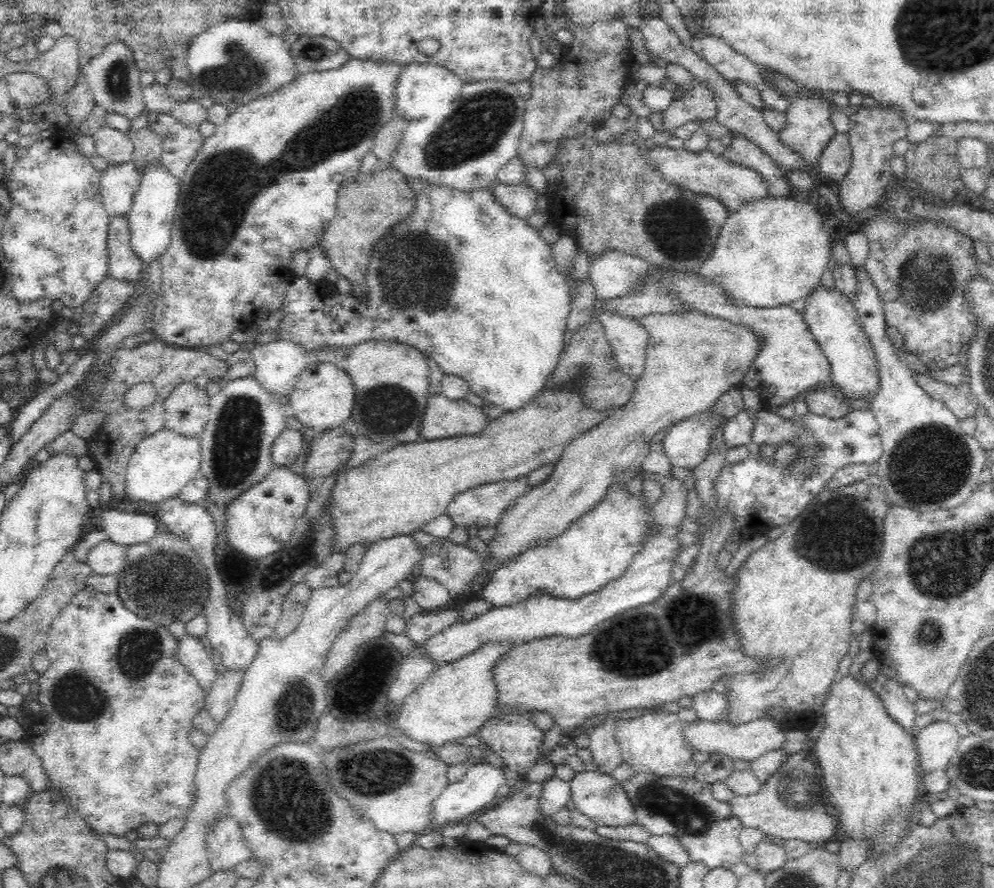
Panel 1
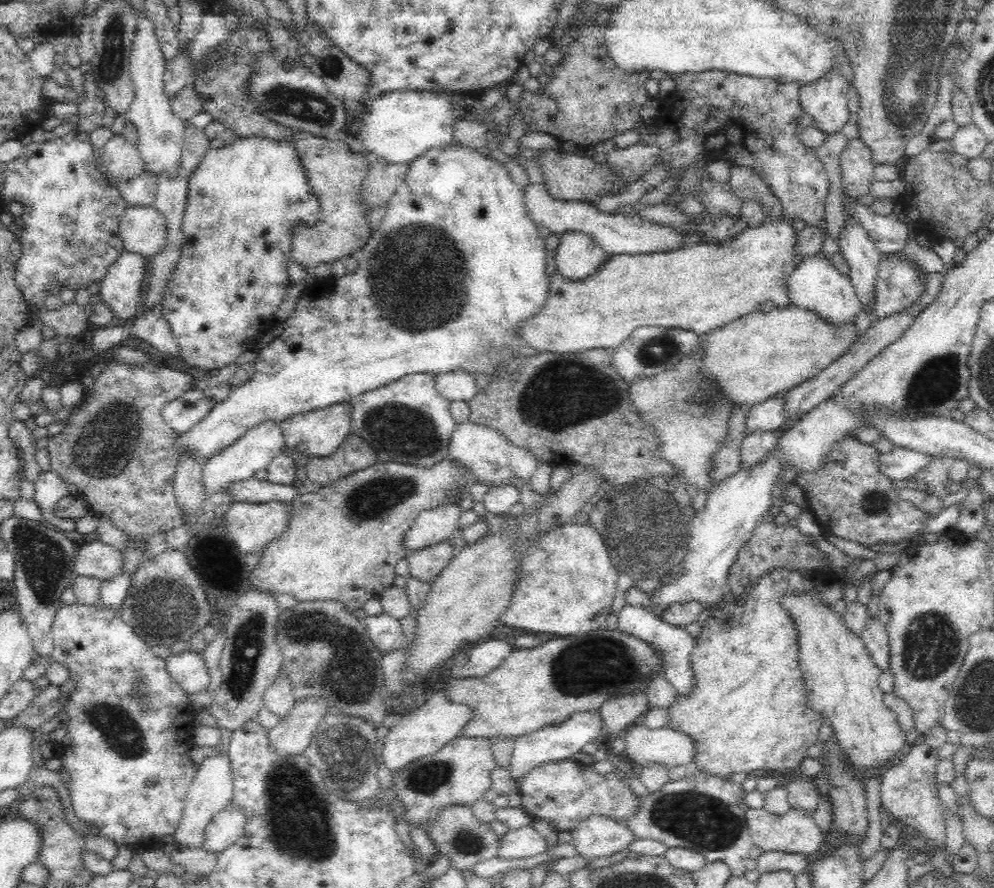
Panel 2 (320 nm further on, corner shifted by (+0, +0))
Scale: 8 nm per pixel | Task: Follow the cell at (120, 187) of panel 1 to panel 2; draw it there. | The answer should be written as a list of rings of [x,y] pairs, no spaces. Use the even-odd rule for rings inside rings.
[[[125,204],[118,232],[124,251],[152,257],[160,252],[165,232],[164,218],[154,205]]]

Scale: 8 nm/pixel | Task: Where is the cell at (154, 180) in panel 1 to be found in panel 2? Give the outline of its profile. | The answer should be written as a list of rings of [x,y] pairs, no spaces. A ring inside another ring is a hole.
[[[146,15],[138,18],[137,35],[134,36],[130,55],[130,76],[133,77],[135,94],[126,117],[138,136],[136,145],[143,162],[143,173],[158,179],[176,176],[178,162],[181,161],[185,121],[174,115],[169,98],[164,94],[162,77],[167,62],[160,50],[153,21]]]

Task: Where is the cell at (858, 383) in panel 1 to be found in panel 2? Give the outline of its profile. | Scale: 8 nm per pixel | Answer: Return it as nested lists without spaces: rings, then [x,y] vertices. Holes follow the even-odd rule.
[[[821,253],[806,257],[789,279],[789,302],[787,306],[814,312],[822,321],[834,328],[854,324],[856,314],[861,314],[861,306],[854,288],[846,275],[842,275]]]

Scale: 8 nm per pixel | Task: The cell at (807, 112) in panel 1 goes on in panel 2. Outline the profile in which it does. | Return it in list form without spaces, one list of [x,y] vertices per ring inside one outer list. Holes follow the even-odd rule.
[[[838,68],[817,83],[799,86],[802,112],[814,120],[813,126],[826,135],[842,130],[849,119],[847,94],[850,83]]]

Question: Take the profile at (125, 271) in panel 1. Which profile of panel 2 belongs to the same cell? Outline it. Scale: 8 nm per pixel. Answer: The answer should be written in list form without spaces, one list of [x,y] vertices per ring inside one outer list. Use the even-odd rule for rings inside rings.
[[[123,251],[100,282],[100,296],[120,324],[135,321],[142,313],[141,289],[146,284],[146,257]]]

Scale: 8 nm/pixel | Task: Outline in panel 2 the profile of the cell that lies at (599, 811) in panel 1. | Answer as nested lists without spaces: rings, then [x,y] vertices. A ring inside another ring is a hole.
[[[602,814],[588,816],[572,830],[572,844],[587,862],[621,852],[634,835],[627,824]]]

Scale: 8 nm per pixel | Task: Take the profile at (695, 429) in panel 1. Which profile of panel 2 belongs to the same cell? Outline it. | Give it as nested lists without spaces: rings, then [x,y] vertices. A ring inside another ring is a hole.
[[[770,398],[765,402],[752,405],[748,412],[744,414],[744,434],[752,432],[775,431],[782,432],[789,426],[790,422],[795,422],[798,418],[785,418],[782,412],[784,398]]]

